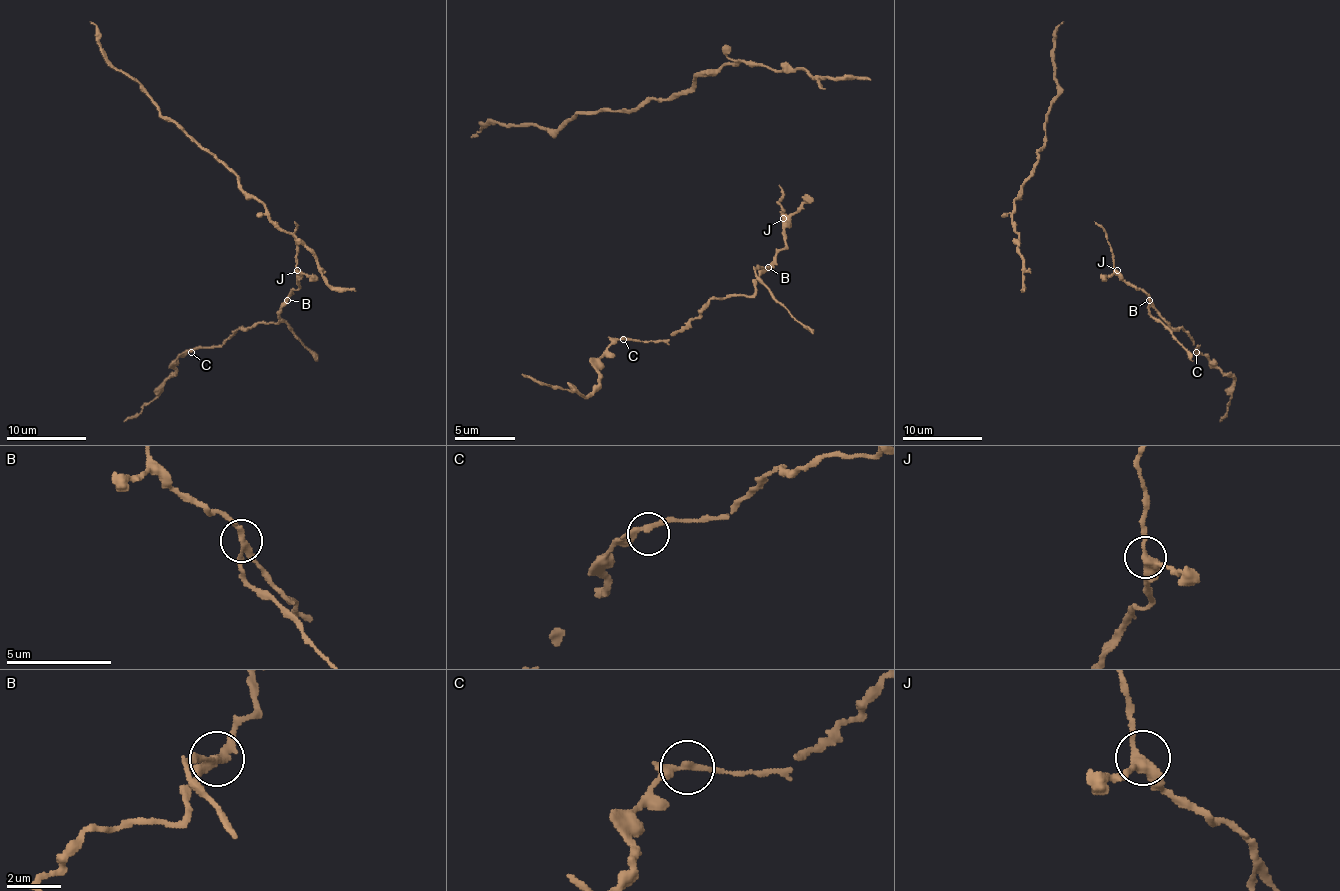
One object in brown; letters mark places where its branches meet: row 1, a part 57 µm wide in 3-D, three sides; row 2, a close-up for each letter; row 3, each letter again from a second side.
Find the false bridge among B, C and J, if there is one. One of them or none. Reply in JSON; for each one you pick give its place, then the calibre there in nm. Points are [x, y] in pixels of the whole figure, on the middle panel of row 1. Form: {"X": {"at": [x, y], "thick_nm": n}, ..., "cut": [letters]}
{"B": {"at": [768, 267], "thick_nm": 240}, "cut": ["B"]}

